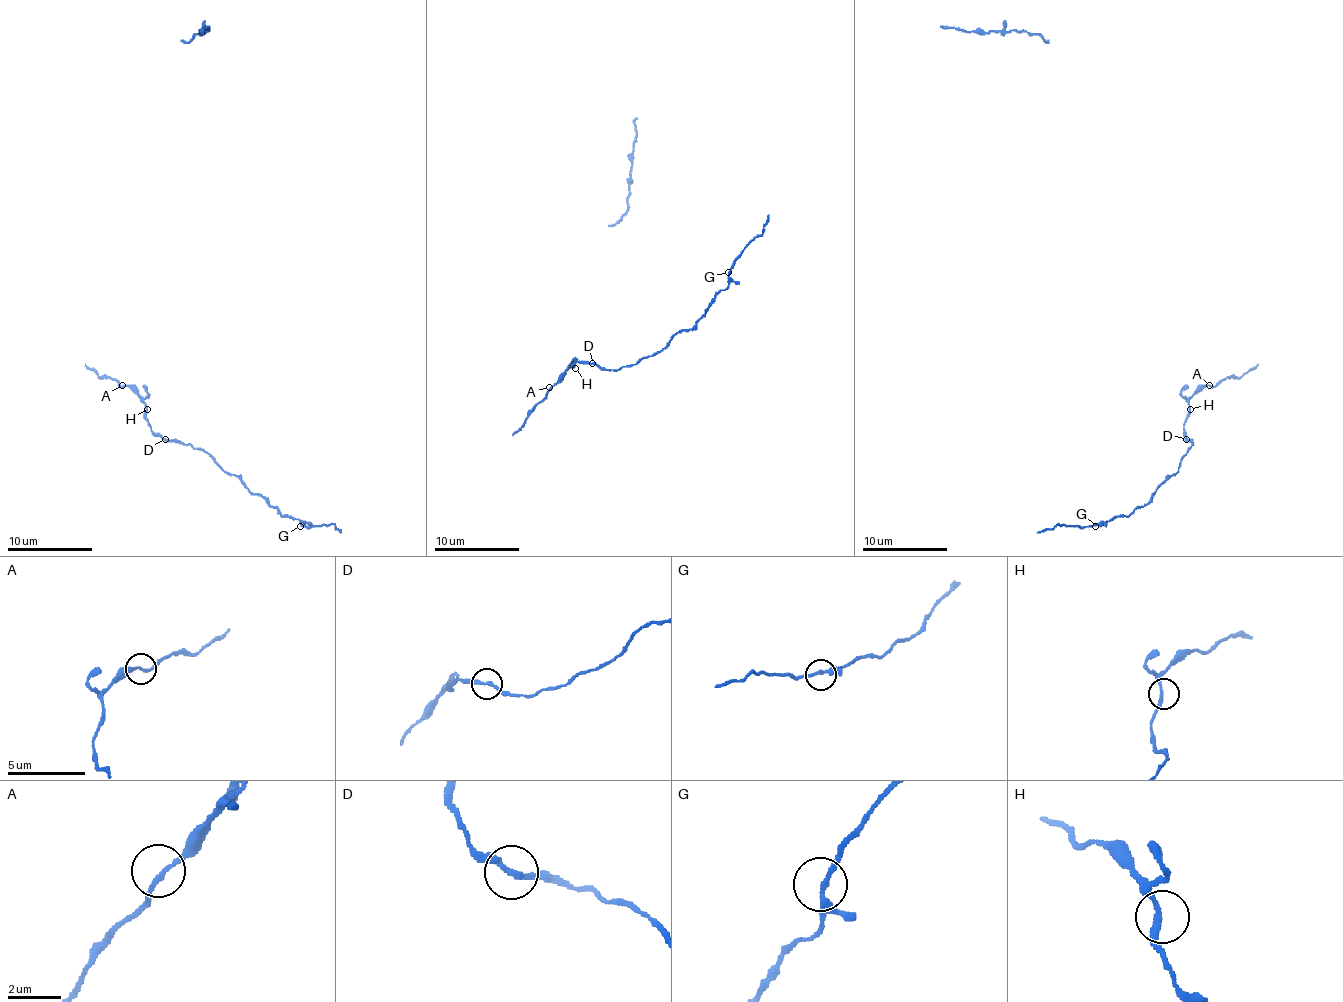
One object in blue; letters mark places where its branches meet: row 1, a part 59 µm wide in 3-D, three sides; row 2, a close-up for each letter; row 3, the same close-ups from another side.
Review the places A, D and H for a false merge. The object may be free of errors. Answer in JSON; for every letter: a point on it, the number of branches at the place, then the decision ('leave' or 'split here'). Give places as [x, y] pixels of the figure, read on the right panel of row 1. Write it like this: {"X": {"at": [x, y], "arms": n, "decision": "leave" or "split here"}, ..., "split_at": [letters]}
{"A": {"at": [1209, 385], "arms": 2, "decision": "leave"}, "D": {"at": [1186, 439], "arms": 2, "decision": "leave"}, "H": {"at": [1190, 409], "arms": 2, "decision": "leave"}, "split_at": []}

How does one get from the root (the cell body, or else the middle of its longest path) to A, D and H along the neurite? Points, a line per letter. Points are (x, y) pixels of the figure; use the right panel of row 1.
A: (1184, 385), (1184, 396), (1192, 396), (1209, 385)
D: (1184, 385), (1182, 394), (1188, 405), (1188, 417), (1184, 424), (1186, 438)
H: (1184, 385), (1182, 394), (1190, 409)

